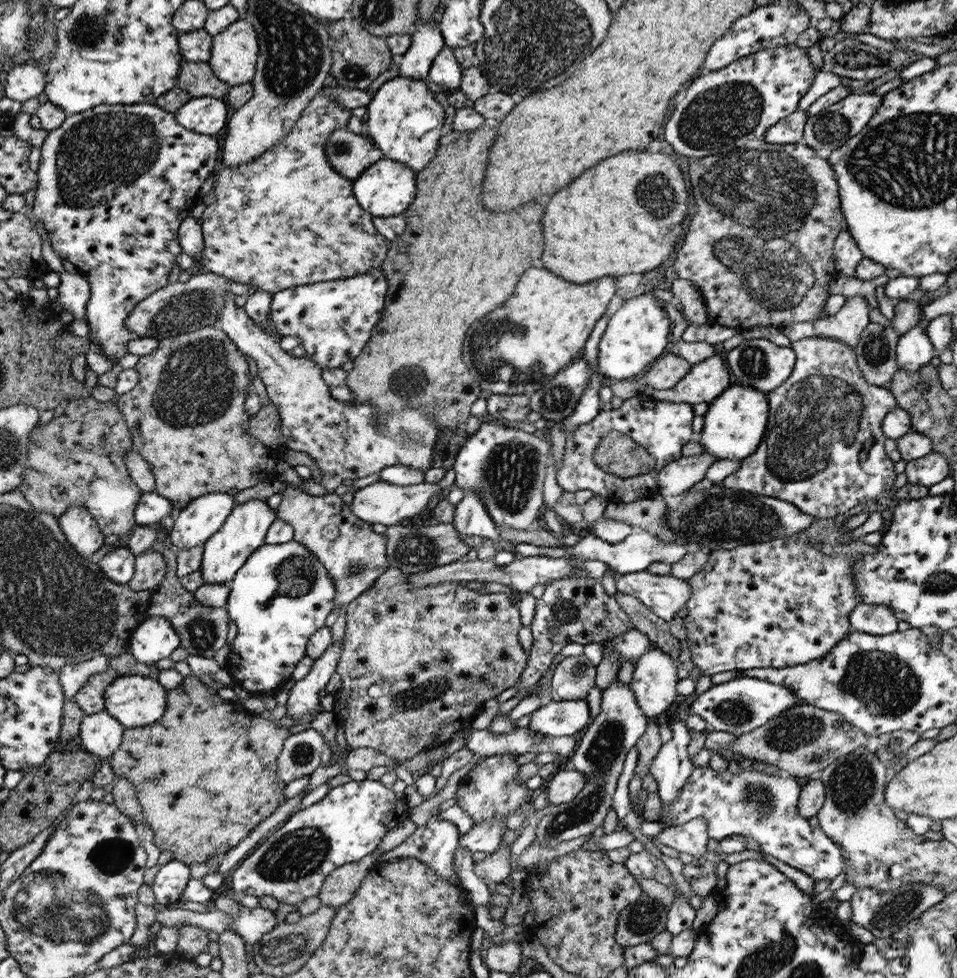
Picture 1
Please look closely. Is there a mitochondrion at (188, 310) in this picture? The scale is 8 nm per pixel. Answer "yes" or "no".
yes

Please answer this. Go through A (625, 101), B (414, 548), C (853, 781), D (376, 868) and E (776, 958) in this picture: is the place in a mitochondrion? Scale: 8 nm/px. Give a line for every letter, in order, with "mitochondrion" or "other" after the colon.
A: other
B: mitochondrion
C: mitochondrion
D: other
E: mitochondrion

